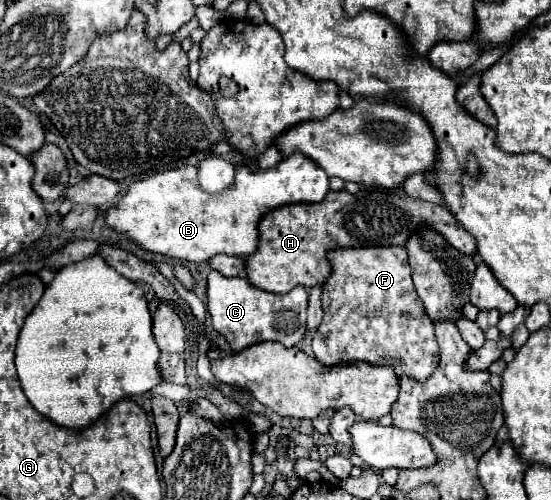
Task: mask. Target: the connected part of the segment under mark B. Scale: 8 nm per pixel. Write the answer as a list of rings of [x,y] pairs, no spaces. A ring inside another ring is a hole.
[[[291,154],[275,168],[251,172],[239,168],[231,190],[207,194],[195,180],[195,166],[179,166],[135,180],[117,204],[105,210],[105,224],[125,234],[139,248],[183,262],[207,262],[215,254],[247,258],[257,248],[257,222],[275,206],[291,202],[321,202],[329,192],[325,170],[303,154]]]

